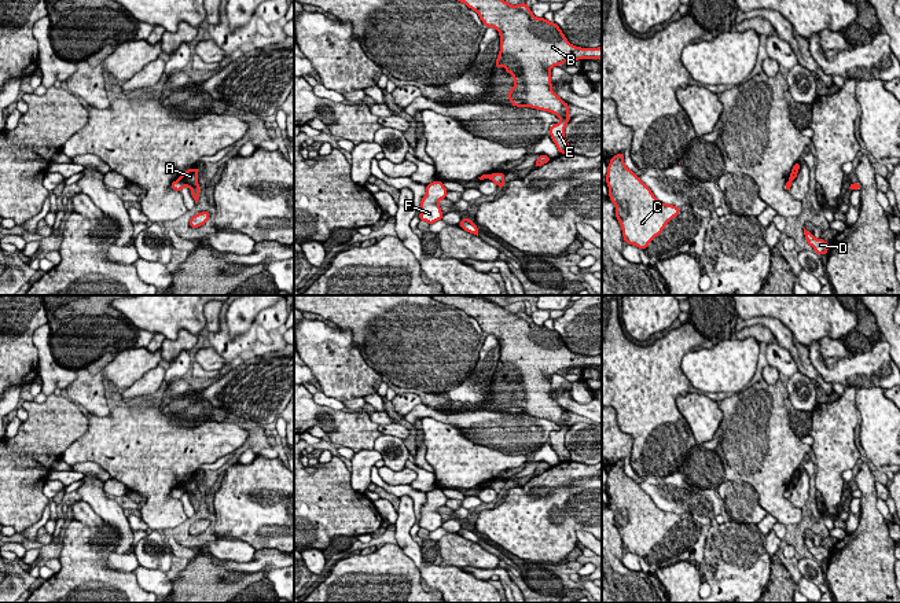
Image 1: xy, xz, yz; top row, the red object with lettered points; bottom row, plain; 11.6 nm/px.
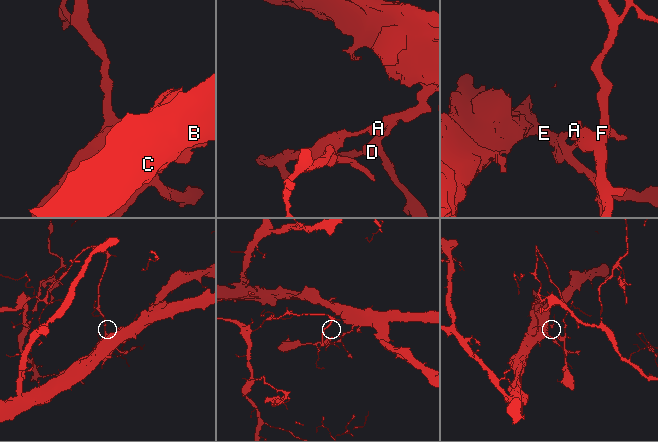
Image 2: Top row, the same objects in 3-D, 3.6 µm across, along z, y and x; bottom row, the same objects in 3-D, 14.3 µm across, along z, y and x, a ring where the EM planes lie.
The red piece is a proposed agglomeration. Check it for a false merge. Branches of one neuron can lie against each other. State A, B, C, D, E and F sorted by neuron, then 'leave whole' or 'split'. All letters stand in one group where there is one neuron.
A B C D E / F | split

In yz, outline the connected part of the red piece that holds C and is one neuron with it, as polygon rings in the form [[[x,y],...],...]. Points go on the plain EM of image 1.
[[[624,460],[610,466],[606,492],[616,514],[624,551],[644,558],[665,533],[680,521],[680,515],[662,511],[651,497],[624,471]]]

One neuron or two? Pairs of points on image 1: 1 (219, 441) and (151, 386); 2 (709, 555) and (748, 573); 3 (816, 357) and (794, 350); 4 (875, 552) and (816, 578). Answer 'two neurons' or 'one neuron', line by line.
1: two neurons
2: one neuron
3: two neurons
4: two neurons

